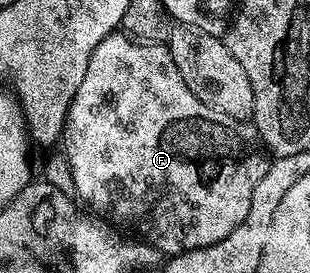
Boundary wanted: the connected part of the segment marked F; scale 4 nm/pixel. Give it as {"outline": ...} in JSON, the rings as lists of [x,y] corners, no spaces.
{"outline":[[[114,33],[103,37],[103,41],[95,45],[95,53],[91,53],[91,61],[87,61],[87,73],[67,109],[63,153],[71,165],[71,177],[75,177],[76,198],[90,212],[96,213],[114,228],[132,233],[140,242],[149,244],[154,252],[161,254],[162,251],[162,256],[172,257],[223,241],[223,237],[227,237],[227,233],[231,233],[231,229],[235,229],[243,221],[243,217],[247,217],[247,209],[251,209],[251,193],[255,193],[255,185],[259,185],[259,177],[263,177],[263,173],[269,168],[270,160],[265,159],[267,151],[260,138],[245,127],[248,126],[242,125],[236,119],[228,119],[225,115],[215,113],[215,109],[203,105],[203,101],[199,101],[199,97],[195,97],[191,89],[187,89],[187,81],[183,81],[183,73],[175,69],[175,61],[168,46],[143,43],[124,33]]]}

